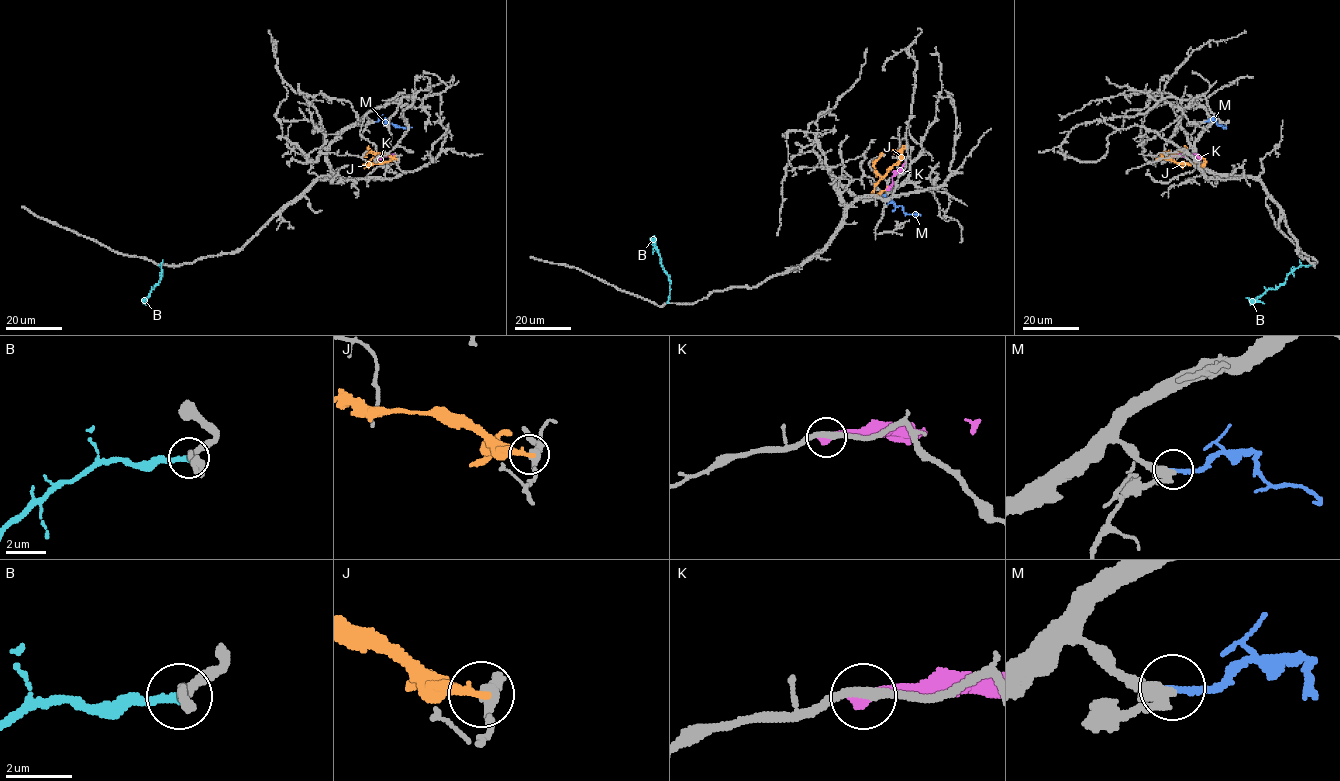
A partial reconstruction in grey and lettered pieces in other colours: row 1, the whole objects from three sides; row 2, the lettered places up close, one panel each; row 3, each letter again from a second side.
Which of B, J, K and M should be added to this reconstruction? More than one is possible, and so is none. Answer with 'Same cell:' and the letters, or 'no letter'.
Same cell: M

